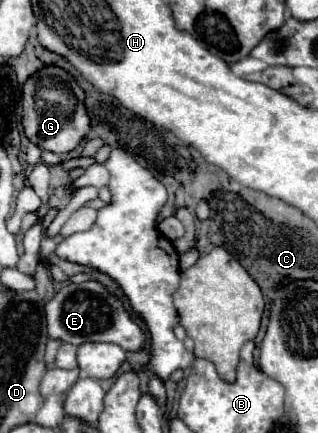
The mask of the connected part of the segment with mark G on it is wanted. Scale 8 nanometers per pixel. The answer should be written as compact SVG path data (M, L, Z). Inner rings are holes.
M48 66L34 74L22 90L24 98L24 134L42 150L56 154L72 152L90 130L90 118L84 108L84 90L58 66Z

